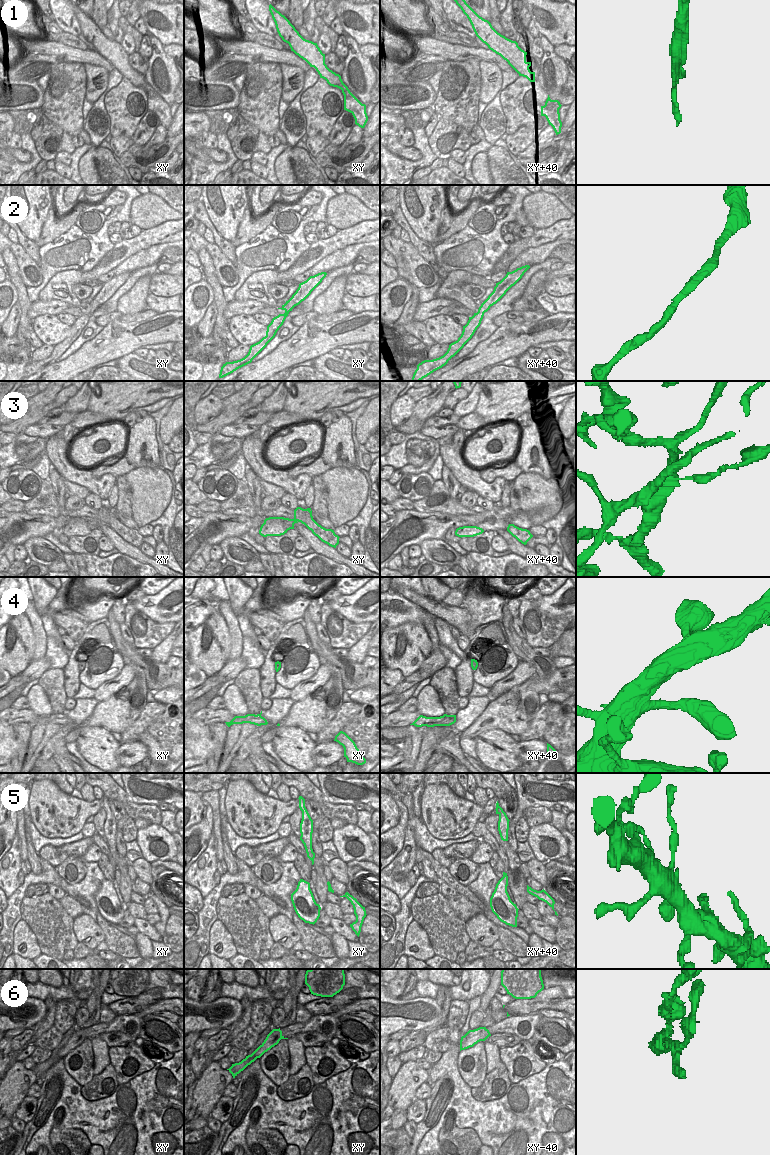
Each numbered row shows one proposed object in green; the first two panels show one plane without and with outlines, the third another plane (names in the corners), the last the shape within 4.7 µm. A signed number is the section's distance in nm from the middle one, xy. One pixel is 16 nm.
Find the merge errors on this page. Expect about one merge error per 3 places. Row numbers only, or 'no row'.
3, 6.

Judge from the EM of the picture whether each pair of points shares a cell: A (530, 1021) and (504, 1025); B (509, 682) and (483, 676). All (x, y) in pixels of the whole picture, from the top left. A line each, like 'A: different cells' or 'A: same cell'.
A: same cell
B: different cells

